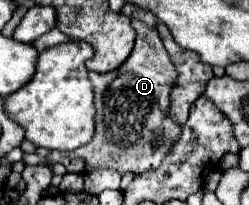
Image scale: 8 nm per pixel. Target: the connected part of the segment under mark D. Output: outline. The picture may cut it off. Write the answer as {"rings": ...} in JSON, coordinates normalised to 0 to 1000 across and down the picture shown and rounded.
{"rings":[[[530,102],[546,141],[546,220],[530,268],[474,337],[442,356],[361,356],[361,395],[386,444],[386,649],[378,678],[321,727],[273,746],[201,737],[201,776],[249,795],[281,844],[361,844],[394,815],[466,824],[482,854],[498,844],[578,844],[643,815],[651,776],[683,737],[683,698],[618,727],[602,707],[602,649],[659,629],[667,668],[715,688],[731,610],[715,610],[675,532],[683,522],[683,444],[707,415],[707,337],[683,298],[675,249],[651,220],[627,122],[586,122],[562,102]]]}

